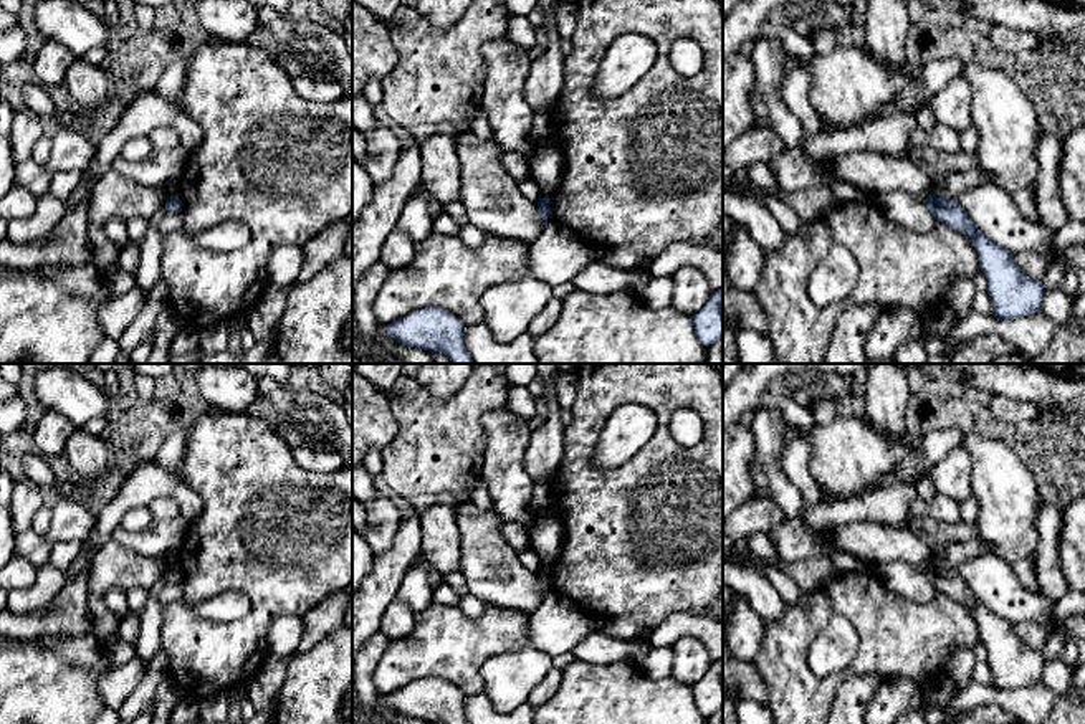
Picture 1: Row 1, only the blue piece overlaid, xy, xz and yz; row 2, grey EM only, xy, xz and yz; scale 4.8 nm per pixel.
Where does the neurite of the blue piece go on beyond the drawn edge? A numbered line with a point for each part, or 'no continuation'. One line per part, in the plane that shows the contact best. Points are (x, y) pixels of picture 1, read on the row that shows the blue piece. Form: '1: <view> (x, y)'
no continuation

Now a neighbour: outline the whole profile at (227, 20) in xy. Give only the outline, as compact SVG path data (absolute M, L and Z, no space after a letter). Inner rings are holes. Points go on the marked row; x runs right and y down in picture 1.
M197 0L195 8L208 38L243 43L258 26L258 8L248 0Z

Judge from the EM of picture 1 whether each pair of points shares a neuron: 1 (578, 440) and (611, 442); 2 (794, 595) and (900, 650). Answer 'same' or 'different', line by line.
1: different
2: different

